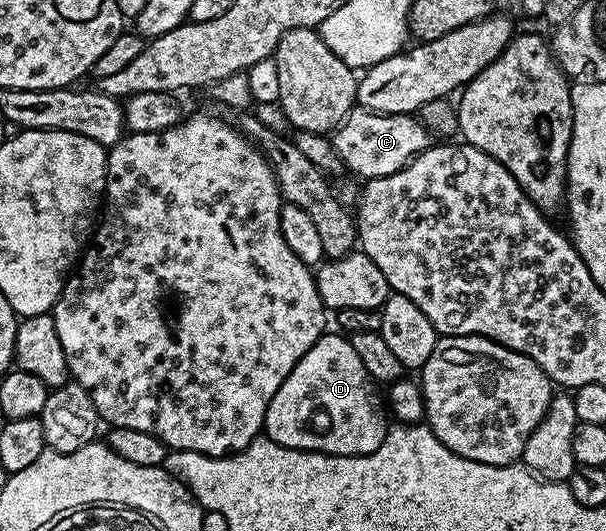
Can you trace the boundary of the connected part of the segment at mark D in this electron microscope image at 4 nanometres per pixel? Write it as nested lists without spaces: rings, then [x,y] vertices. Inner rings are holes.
[[[339,335],[320,336],[318,342],[314,342],[306,354],[302,354],[298,366],[290,370],[286,382],[278,386],[278,394],[270,398],[262,432],[269,440],[278,442],[278,446],[331,456],[368,456],[382,446],[390,427],[390,416],[381,389],[366,366],[362,366],[362,358],[358,358],[351,339],[347,335]]]

